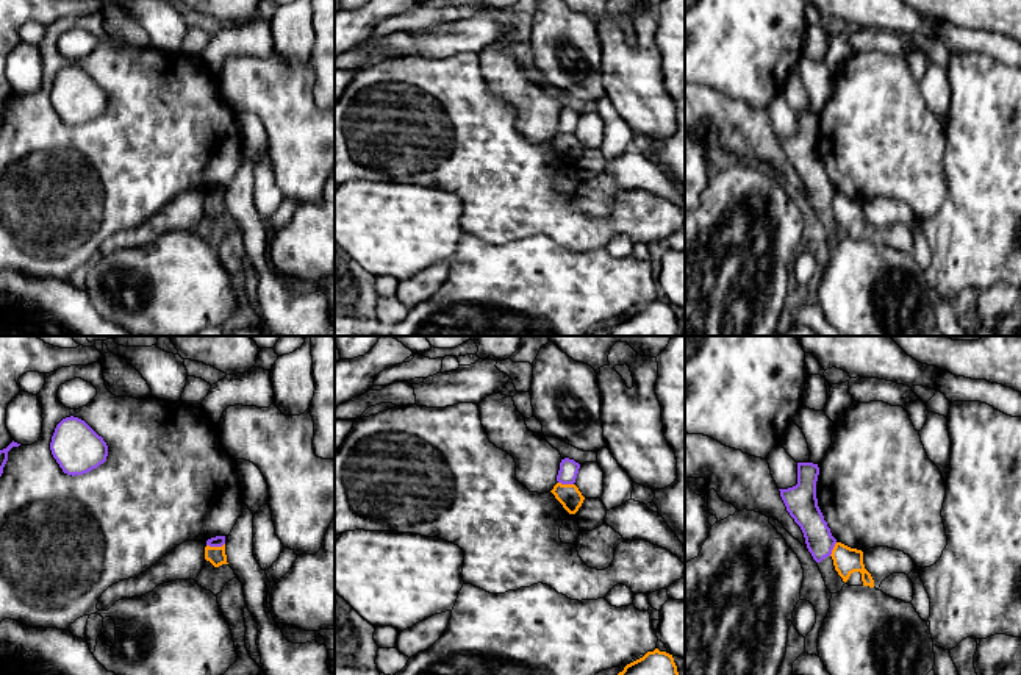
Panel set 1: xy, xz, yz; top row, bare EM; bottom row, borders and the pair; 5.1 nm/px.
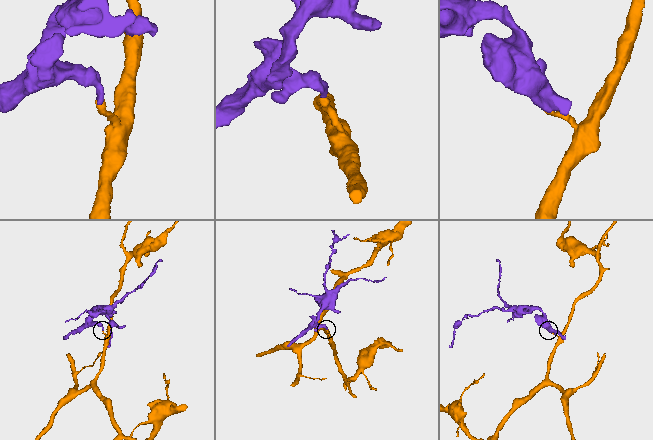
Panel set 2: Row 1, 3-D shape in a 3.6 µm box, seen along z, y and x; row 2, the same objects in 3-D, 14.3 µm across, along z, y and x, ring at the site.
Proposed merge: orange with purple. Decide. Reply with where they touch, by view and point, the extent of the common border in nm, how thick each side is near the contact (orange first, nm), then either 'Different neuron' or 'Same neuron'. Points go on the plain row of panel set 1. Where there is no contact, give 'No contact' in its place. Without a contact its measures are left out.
Touches orange at xy (214, 197). Shared border 100 nm. Thickness 100 nm (orange) against 60 nm. Different neuron

